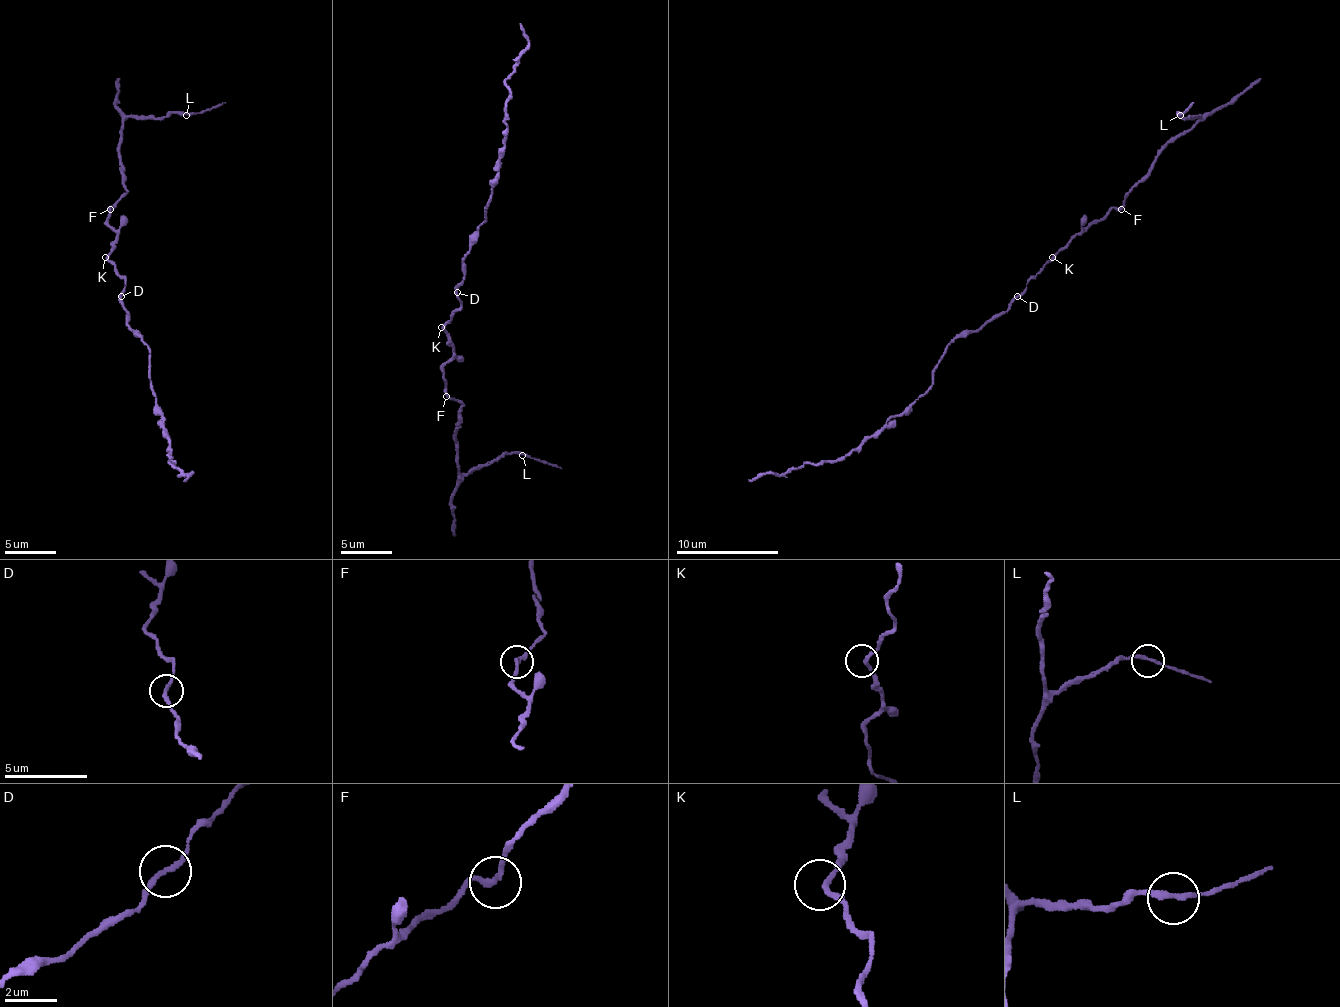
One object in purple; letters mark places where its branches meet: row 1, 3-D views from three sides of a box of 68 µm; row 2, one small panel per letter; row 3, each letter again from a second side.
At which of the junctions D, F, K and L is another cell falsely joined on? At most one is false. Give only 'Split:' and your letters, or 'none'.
Split: none

